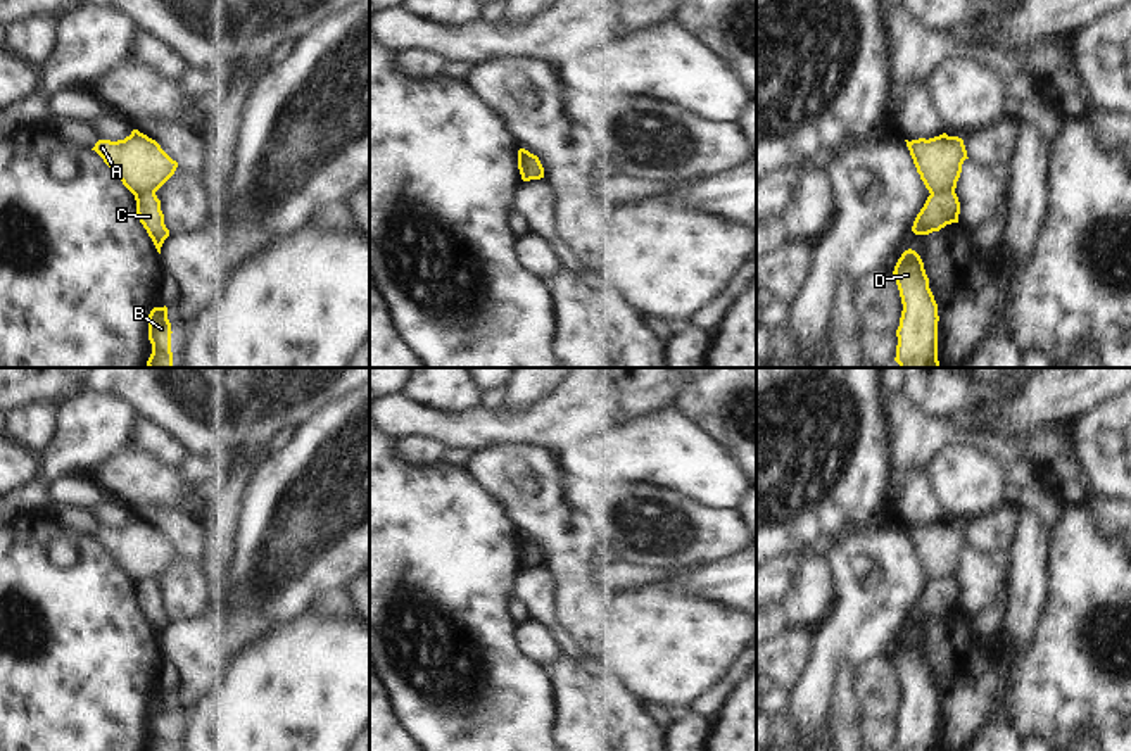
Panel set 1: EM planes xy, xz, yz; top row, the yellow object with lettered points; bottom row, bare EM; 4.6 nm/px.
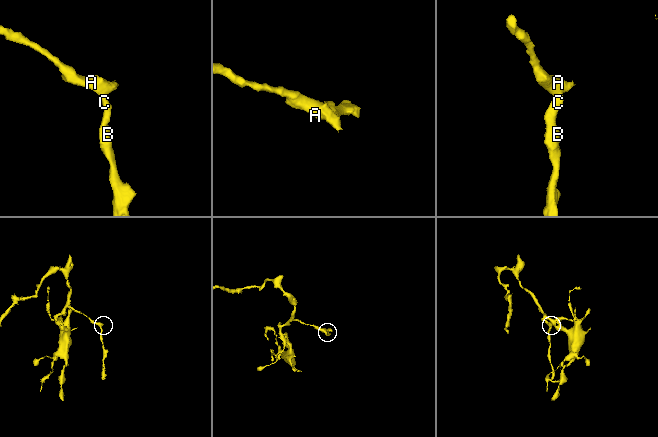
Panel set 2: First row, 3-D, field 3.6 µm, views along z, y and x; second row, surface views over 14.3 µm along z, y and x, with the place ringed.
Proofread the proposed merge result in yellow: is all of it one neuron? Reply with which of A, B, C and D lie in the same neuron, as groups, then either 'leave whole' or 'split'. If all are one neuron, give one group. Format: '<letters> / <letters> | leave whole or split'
A / B C D | split

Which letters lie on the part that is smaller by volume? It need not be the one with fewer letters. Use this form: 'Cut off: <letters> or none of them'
Cut off: B, C, D

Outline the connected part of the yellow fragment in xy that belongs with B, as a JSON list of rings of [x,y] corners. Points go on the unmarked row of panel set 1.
[[[154,694],[148,701],[148,727],[152,730],[152,741],[147,751],[173,751],[171,720],[167,694]]]

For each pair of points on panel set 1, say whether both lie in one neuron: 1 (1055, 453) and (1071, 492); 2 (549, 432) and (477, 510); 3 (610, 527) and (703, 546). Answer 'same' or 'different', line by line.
1: same
2: different
3: same

